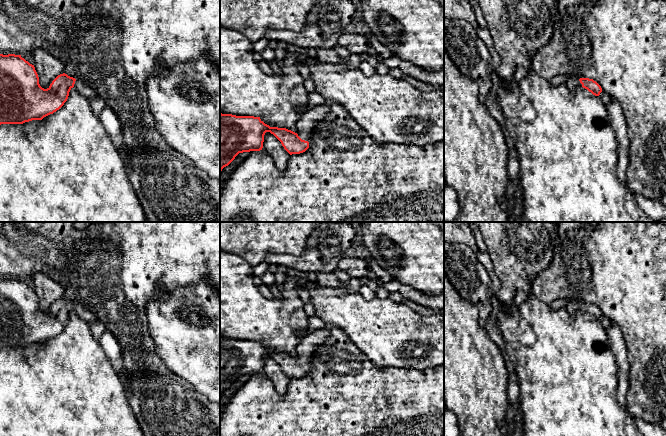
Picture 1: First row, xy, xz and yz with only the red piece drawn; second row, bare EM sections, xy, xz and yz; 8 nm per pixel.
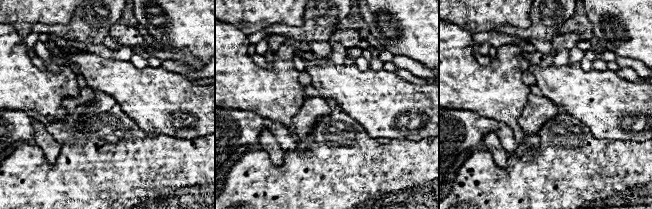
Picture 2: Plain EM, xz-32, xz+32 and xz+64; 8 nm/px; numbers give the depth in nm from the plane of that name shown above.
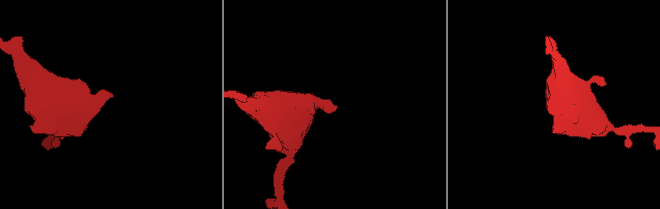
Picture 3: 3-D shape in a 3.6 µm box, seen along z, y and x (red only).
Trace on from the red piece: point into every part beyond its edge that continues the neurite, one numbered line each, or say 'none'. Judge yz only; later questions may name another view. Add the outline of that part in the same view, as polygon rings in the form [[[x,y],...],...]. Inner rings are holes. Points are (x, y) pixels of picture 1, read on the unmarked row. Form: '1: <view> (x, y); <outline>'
1: yz (573, 308); [[[568,301],[566,309],[571,316],[575,316],[579,312],[583,312],[578,302]]]

